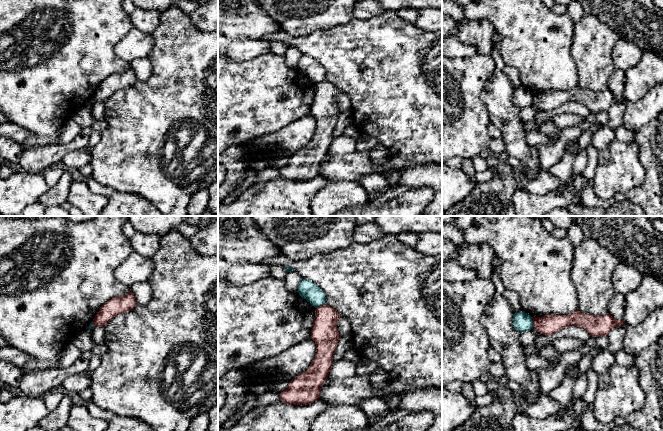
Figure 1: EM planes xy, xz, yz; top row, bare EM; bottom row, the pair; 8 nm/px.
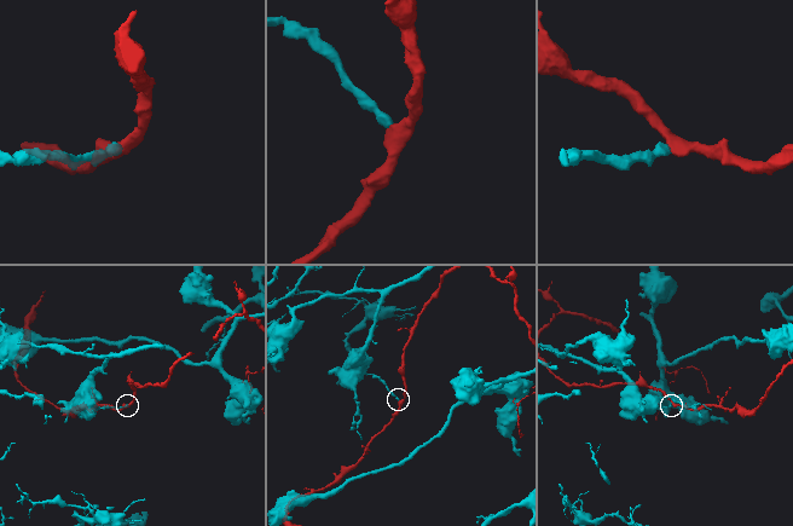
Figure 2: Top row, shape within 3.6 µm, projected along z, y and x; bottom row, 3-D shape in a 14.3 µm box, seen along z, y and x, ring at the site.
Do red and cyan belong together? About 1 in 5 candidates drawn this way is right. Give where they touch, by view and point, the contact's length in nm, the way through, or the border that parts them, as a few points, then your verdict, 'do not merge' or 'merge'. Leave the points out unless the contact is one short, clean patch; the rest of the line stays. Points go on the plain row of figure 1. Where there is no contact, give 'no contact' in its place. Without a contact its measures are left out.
yz (533, 98) | 90 nm | along yz (531, 93), (533, 103) | do not merge

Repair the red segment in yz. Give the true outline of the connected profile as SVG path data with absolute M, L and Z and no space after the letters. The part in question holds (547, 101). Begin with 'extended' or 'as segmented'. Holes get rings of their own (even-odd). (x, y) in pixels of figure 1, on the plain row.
as segmented; M578 85L568 91L550 90L543 93L532 93L532 96L533 104L546 112L570 101L585 105L593 113L607 112L613 104L626 102L623 96L616 96L609 89L595 92L583 90Z

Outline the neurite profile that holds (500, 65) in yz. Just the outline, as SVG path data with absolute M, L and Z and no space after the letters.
M494 32L492 37L492 52L491 57L494 59L496 64L496 69L503 71L506 67L498 49L497 49L497 43L500 41L500 36L496 32Z

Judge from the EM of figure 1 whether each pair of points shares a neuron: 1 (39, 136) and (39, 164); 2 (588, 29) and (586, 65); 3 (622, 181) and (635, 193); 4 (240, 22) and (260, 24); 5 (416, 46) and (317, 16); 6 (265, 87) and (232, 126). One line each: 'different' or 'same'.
1: different
2: same
3: different
4: same
5: different
6: same

